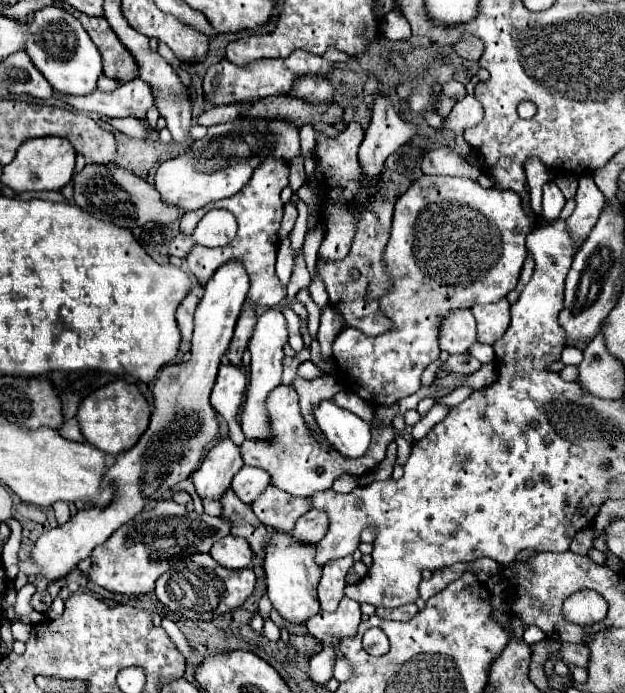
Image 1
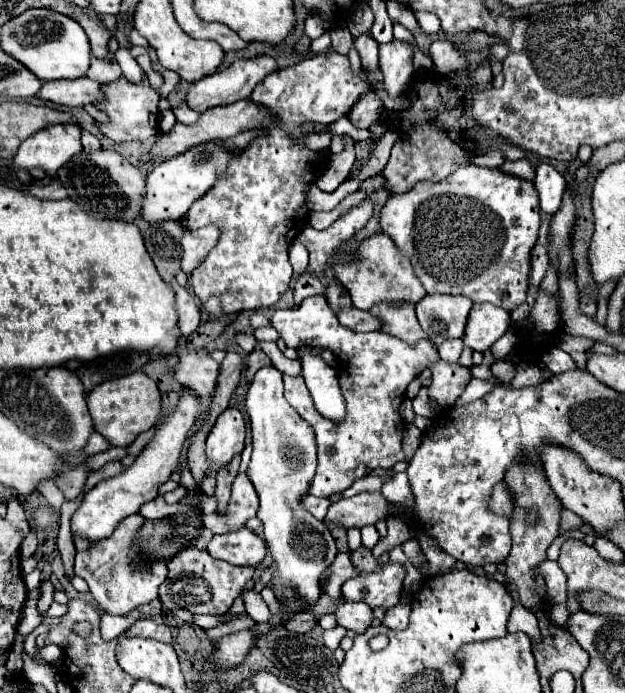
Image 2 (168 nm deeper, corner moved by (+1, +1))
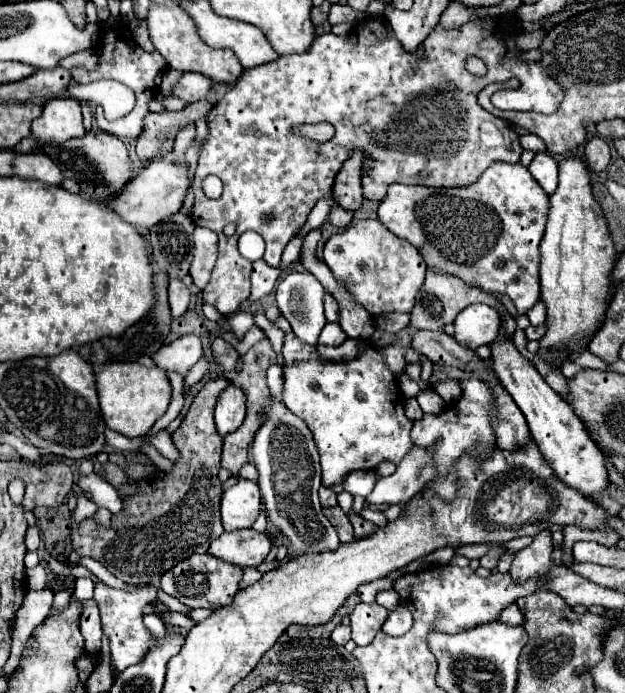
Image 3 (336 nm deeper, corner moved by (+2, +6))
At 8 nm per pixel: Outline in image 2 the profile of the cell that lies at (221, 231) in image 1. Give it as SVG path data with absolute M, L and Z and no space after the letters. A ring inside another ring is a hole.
M205 226L199 230L187 230L183 234L181 246L183 246L183 260L181 260L181 268L185 274L191 274L197 264L201 264L201 260L205 260L205 256L215 248L219 240L219 228L217 226Z

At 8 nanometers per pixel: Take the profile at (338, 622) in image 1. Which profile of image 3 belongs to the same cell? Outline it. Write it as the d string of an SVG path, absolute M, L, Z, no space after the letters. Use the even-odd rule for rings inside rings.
M358 603L350 613L350 627L352 627L352 641L356 645L366 645L374 639L380 631L388 611L378 603Z

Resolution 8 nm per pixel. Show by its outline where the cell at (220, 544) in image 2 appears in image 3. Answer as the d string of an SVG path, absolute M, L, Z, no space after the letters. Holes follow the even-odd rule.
M238 529L222 533L210 543L208 553L224 561L236 563L240 567L254 567L266 559L270 553L270 537L256 529Z

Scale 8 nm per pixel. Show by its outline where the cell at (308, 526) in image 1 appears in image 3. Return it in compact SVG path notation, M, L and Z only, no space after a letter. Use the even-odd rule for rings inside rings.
M414 447L398 465L390 477L380 477L372 493L366 497L368 505L406 505L416 497L424 483L432 475L432 463L428 463L428 451Z

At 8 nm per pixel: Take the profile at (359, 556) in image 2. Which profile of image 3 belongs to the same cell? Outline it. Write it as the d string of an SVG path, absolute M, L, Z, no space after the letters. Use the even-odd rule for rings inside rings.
M356 513L348 515L348 519L350 519L352 527L354 527L354 537L368 537L368 535L372 535L372 533L378 529L372 521L366 521L366 519L362 519L362 517L356 515Z

